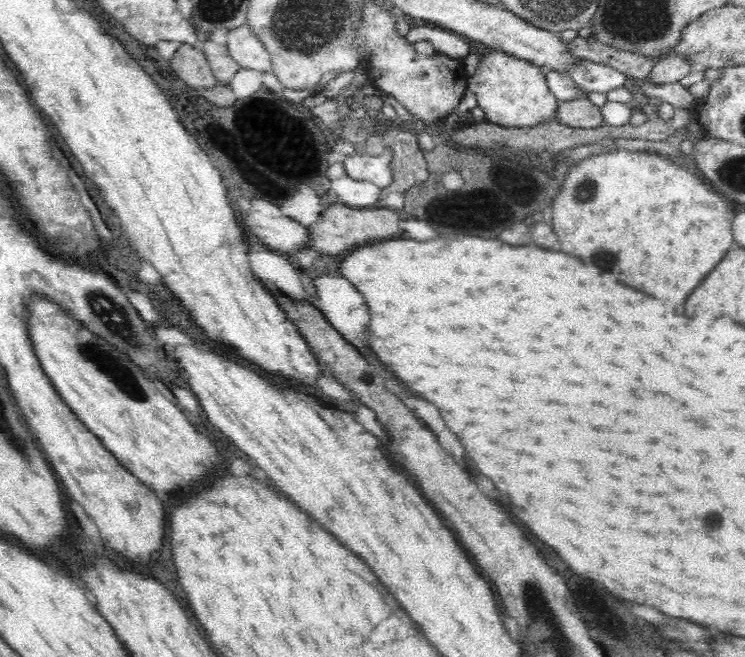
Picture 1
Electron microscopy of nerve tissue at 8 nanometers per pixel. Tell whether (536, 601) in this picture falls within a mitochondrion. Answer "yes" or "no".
yes

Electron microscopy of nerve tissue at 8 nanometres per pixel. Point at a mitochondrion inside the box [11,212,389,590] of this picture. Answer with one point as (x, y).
(107, 361)

